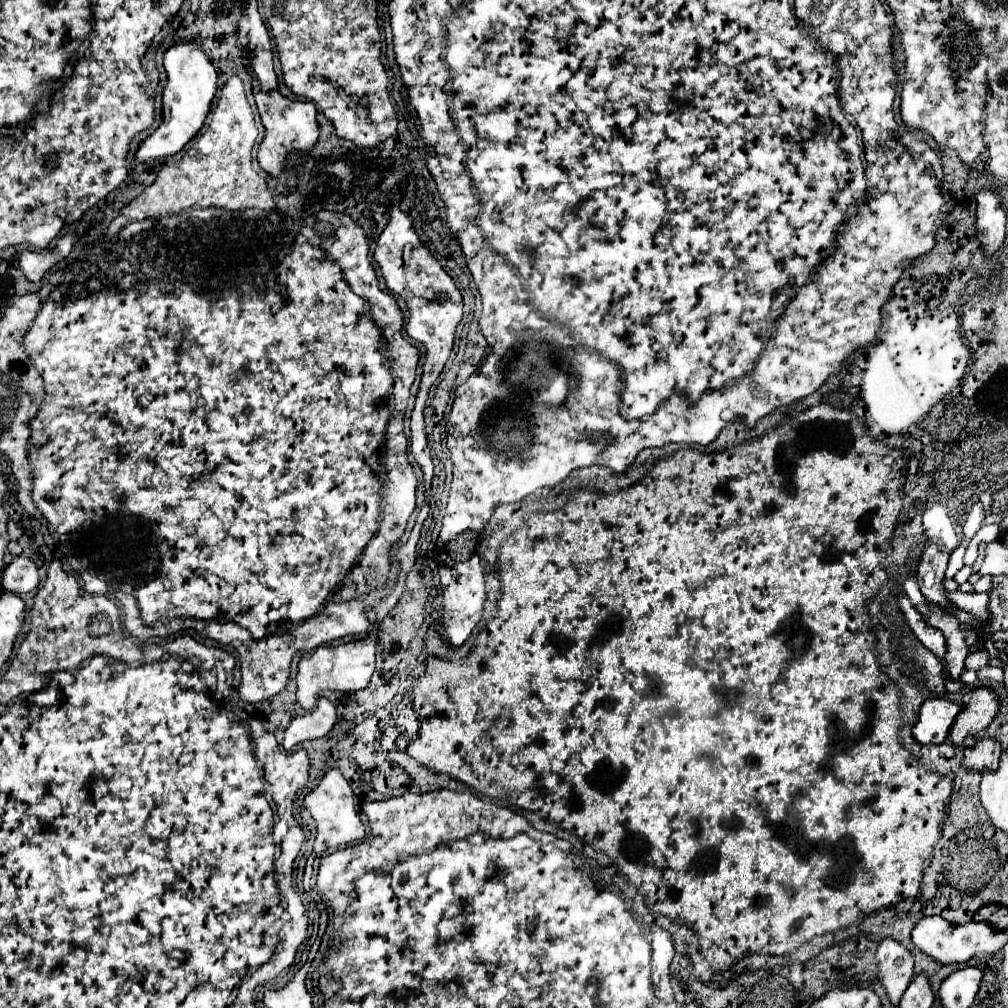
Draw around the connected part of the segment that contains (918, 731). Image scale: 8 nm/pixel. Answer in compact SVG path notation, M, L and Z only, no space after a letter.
M945 698L925 700L913 726L913 738L919 744L943 744L959 710L959 704L953 704Z

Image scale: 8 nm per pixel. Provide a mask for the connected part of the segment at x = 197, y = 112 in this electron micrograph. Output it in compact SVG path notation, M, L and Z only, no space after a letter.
M179 40L163 56L163 66L167 72L167 82L163 86L163 122L161 126L141 142L137 150L137 160L161 160L177 154L203 126L205 116L209 114L211 100L217 92L217 72L207 58L201 42L197 40Z

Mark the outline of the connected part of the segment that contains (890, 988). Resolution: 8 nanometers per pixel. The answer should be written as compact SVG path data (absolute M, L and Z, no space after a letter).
M885 938L875 952L875 960L877 978L881 986L887 990L891 1004L897 1006L903 990L909 986L913 978L913 958L899 942Z

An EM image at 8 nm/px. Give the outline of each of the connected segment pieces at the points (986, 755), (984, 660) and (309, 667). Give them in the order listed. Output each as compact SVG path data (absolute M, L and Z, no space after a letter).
M981 738L973 748L963 750L963 768L985 772L999 768L999 756L1001 756L1001 744L991 738Z
M977 648L973 654L969 654L967 656L967 660L965 660L965 668L967 670L973 670L973 672L977 672L977 670L981 670L981 668L985 668L985 666L989 666L989 654L987 654L987 650L983 650L983 648Z
M376 637L353 640L339 646L325 646L325 648L315 648L313 654L303 656L299 662L299 672L297 672L297 702L303 710L311 710L317 702L317 698L327 692L327 690L343 690L343 692L355 692L363 690L371 674L375 670L376 661Z

